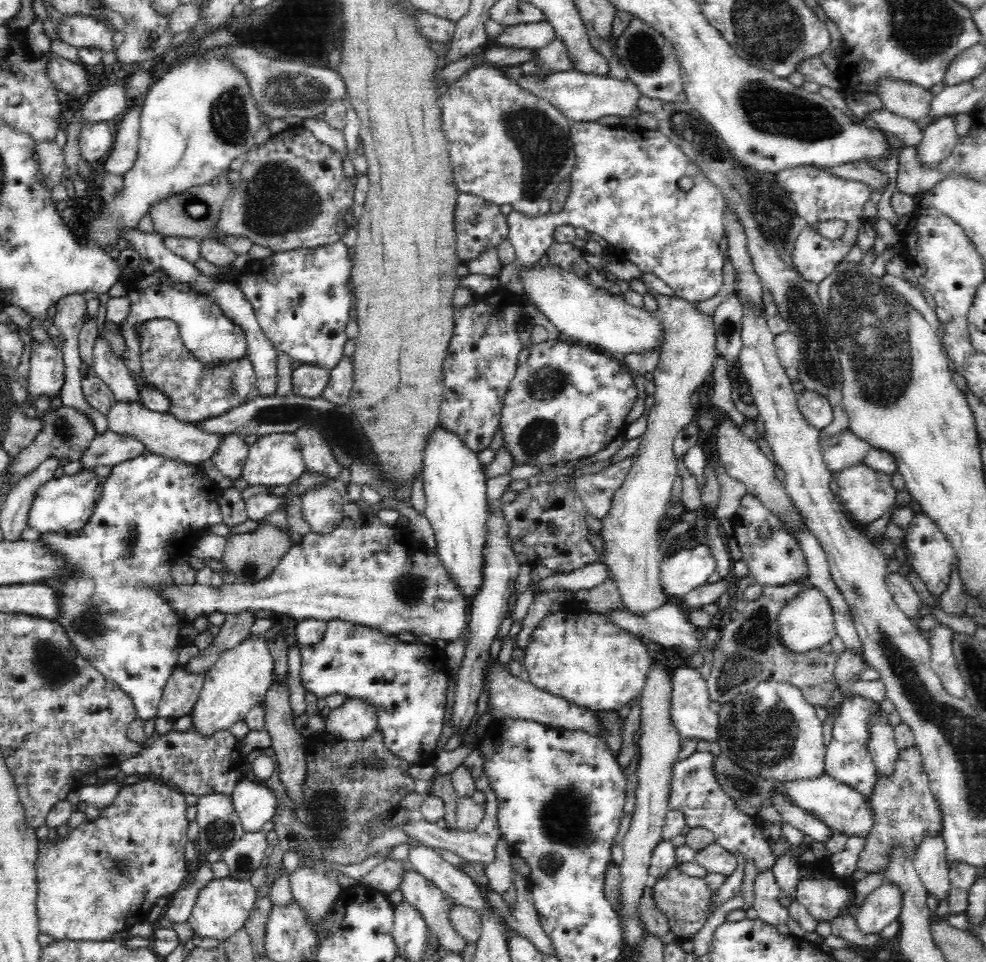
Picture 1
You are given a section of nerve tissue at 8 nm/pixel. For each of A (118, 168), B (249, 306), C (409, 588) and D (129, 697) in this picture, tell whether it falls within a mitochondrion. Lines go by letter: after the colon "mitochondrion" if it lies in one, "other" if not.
A: other
B: other
C: mitochondrion
D: other

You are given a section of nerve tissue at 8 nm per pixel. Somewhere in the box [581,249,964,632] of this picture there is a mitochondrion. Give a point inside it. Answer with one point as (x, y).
(872, 322)

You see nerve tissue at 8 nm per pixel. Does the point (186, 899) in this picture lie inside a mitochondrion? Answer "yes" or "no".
no

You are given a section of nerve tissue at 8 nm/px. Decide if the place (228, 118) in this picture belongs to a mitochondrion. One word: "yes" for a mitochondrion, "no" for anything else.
yes

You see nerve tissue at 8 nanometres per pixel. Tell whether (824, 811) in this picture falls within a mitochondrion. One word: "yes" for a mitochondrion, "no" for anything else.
no

